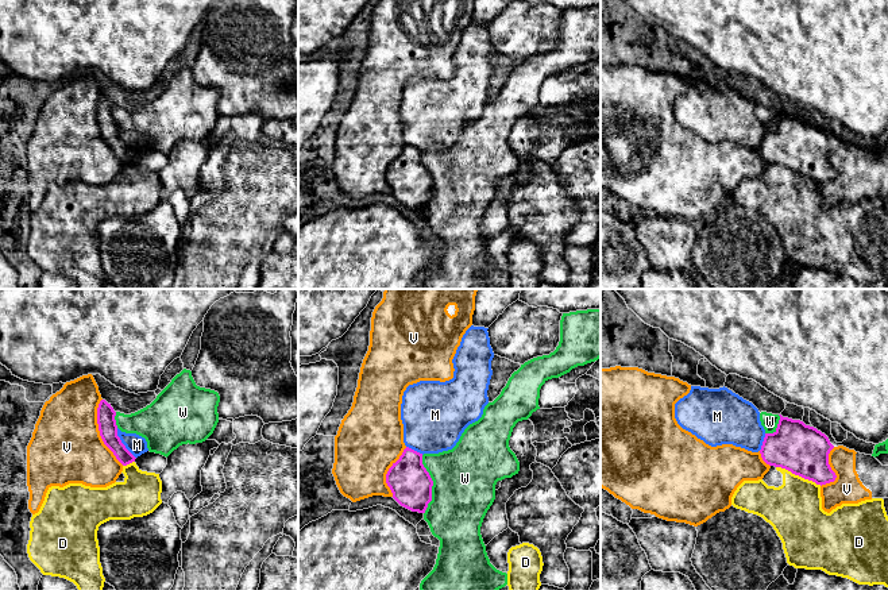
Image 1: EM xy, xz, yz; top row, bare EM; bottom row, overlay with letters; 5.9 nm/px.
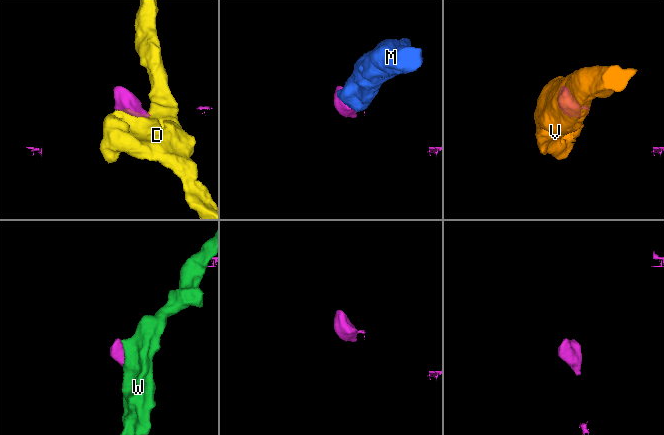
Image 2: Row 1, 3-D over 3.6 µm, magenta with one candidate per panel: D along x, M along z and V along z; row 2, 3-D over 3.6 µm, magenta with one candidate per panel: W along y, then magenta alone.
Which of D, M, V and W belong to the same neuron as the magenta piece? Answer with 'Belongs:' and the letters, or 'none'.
Belongs: none

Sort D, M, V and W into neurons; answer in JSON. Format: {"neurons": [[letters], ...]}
{"neurons": [["D"], ["M"], ["V"], ["W"]]}

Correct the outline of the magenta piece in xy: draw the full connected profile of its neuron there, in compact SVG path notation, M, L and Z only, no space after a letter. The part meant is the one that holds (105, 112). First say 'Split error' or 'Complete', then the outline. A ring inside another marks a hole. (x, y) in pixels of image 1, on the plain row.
Complete. M101 97L97 105L97 122L104 142L113 150L116 157L127 163L135 159L135 154L126 146L117 134L117 123L115 117L116 109L105 97Z

